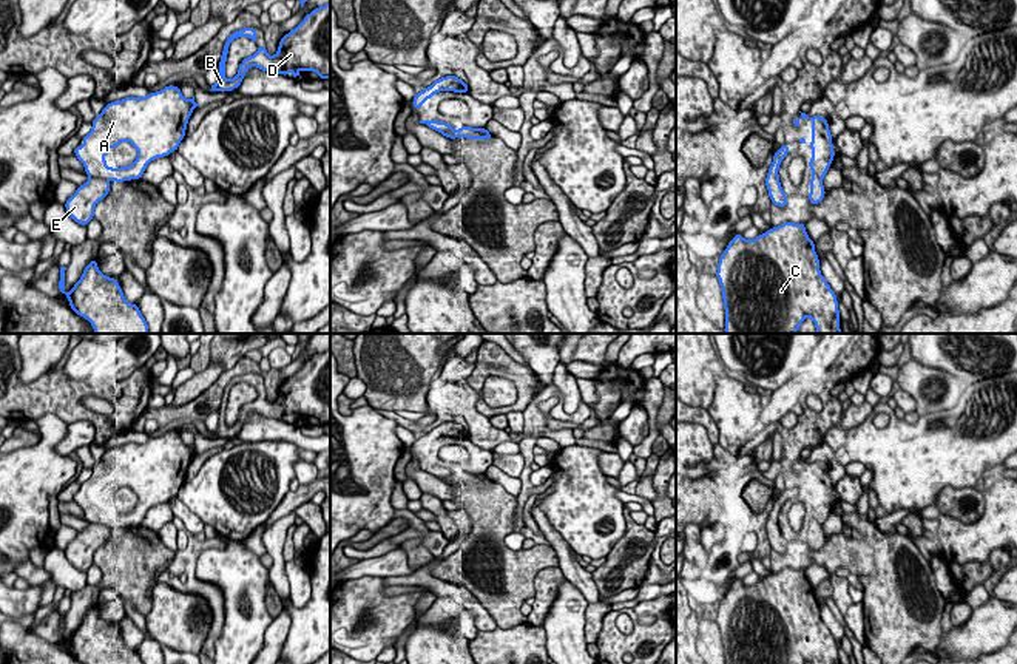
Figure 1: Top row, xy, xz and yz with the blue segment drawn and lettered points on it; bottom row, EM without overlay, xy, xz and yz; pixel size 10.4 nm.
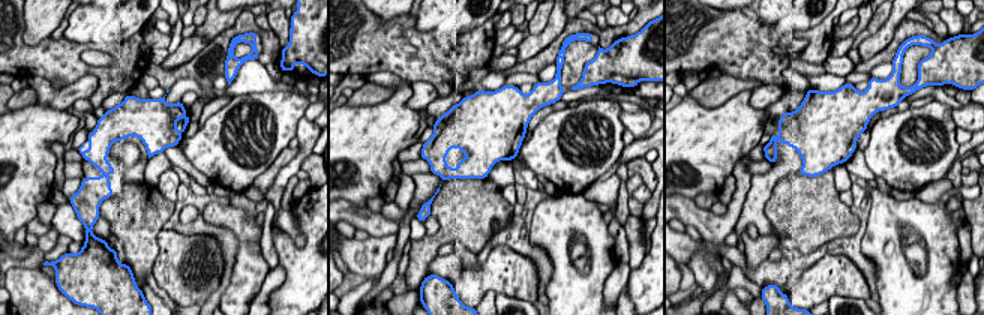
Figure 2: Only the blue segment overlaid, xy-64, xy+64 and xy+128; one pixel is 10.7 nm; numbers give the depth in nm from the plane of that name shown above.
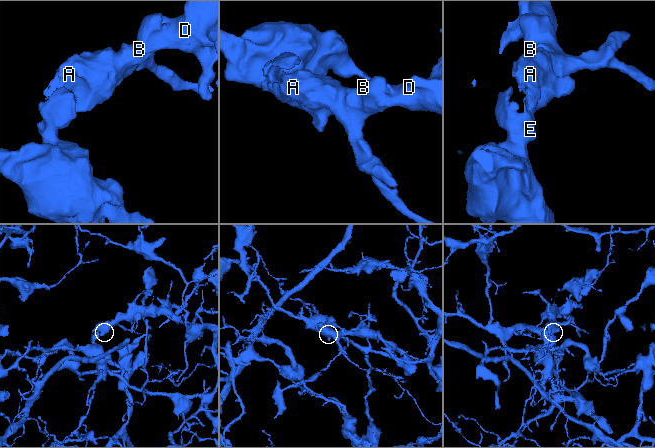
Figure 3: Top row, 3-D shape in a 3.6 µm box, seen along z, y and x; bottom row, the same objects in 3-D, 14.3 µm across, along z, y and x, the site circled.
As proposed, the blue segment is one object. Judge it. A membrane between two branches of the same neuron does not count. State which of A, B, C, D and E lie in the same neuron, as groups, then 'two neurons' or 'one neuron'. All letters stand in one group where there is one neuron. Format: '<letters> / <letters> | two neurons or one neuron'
A B C D E | one neuron

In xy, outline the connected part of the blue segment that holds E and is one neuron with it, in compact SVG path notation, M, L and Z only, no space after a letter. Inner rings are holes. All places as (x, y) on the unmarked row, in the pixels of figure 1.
M174 431L105 451L91 468L91 477L82 483L85 490L74 496L90 525L65 548L66 559L86 571L94 564L94 551L110 539L110 523L114 528L142 525L151 506L177 497L196 452L194 442L185 445ZM123 486L137 496L136 506L128 513L108 513L103 503Z

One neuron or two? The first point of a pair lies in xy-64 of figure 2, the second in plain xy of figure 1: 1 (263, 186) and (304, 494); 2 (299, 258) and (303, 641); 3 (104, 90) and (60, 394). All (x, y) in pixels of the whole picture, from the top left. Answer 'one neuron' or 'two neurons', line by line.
1: one neuron
2: one neuron
3: one neuron

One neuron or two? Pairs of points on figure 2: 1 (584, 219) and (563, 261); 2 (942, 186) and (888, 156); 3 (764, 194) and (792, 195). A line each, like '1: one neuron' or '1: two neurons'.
1: one neuron
2: two neurons
3: two neurons

